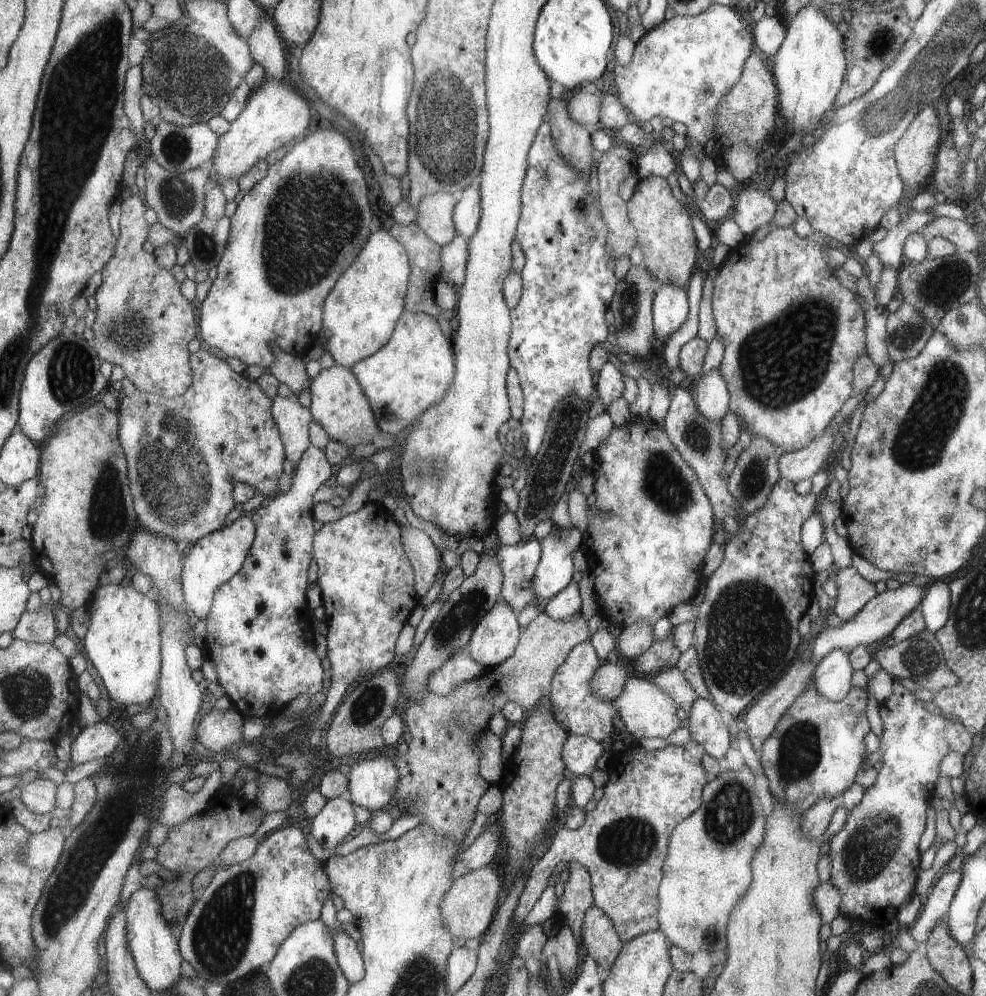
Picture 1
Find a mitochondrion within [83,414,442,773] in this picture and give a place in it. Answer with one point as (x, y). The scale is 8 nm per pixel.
(108, 516)

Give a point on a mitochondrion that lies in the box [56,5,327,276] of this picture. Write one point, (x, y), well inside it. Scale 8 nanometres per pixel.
(190, 72)

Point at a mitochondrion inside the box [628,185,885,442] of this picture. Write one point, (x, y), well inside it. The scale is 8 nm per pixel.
(780, 363)

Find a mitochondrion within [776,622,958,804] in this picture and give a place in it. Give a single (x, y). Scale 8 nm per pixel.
(920, 658)

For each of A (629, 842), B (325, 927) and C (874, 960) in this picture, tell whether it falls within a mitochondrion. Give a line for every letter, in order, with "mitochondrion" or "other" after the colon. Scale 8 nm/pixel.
A: mitochondrion
B: other
C: other

